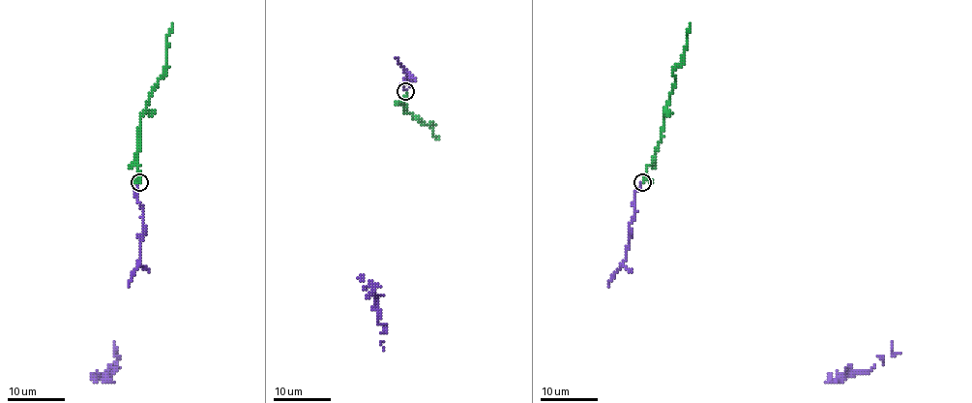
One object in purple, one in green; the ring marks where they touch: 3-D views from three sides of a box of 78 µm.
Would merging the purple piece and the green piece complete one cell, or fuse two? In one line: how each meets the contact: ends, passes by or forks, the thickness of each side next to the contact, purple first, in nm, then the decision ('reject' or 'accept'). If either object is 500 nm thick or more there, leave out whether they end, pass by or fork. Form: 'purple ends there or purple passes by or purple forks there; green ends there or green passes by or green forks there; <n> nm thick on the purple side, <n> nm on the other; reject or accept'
purple ends there; green passes by; 190 nm thick on the purple side, 180 nm on the other; accept

